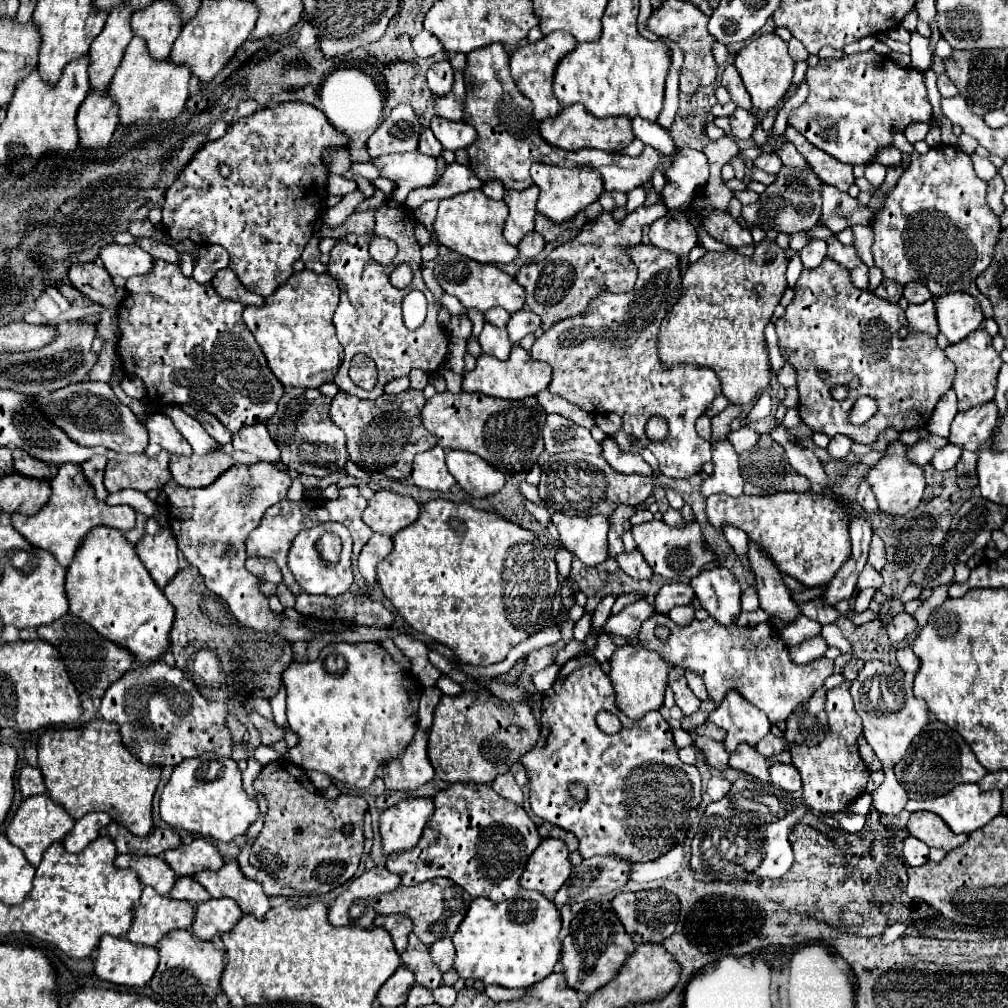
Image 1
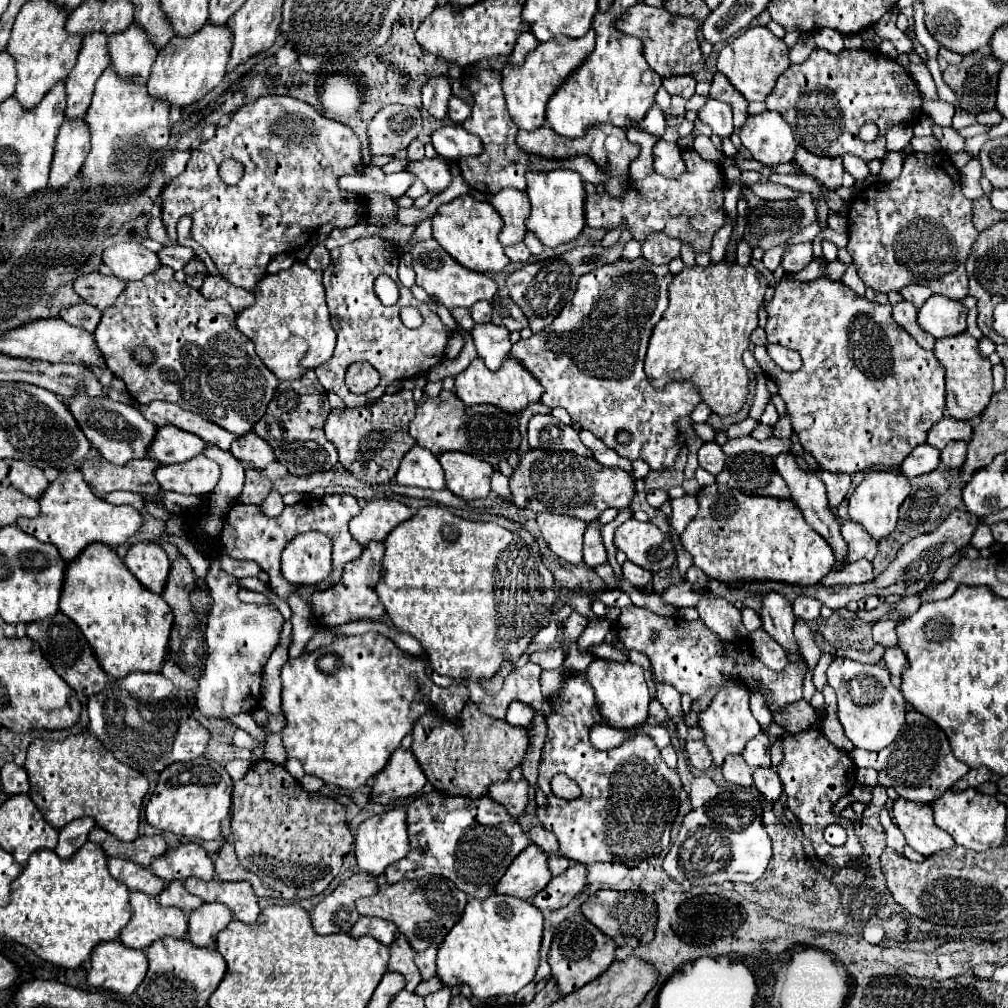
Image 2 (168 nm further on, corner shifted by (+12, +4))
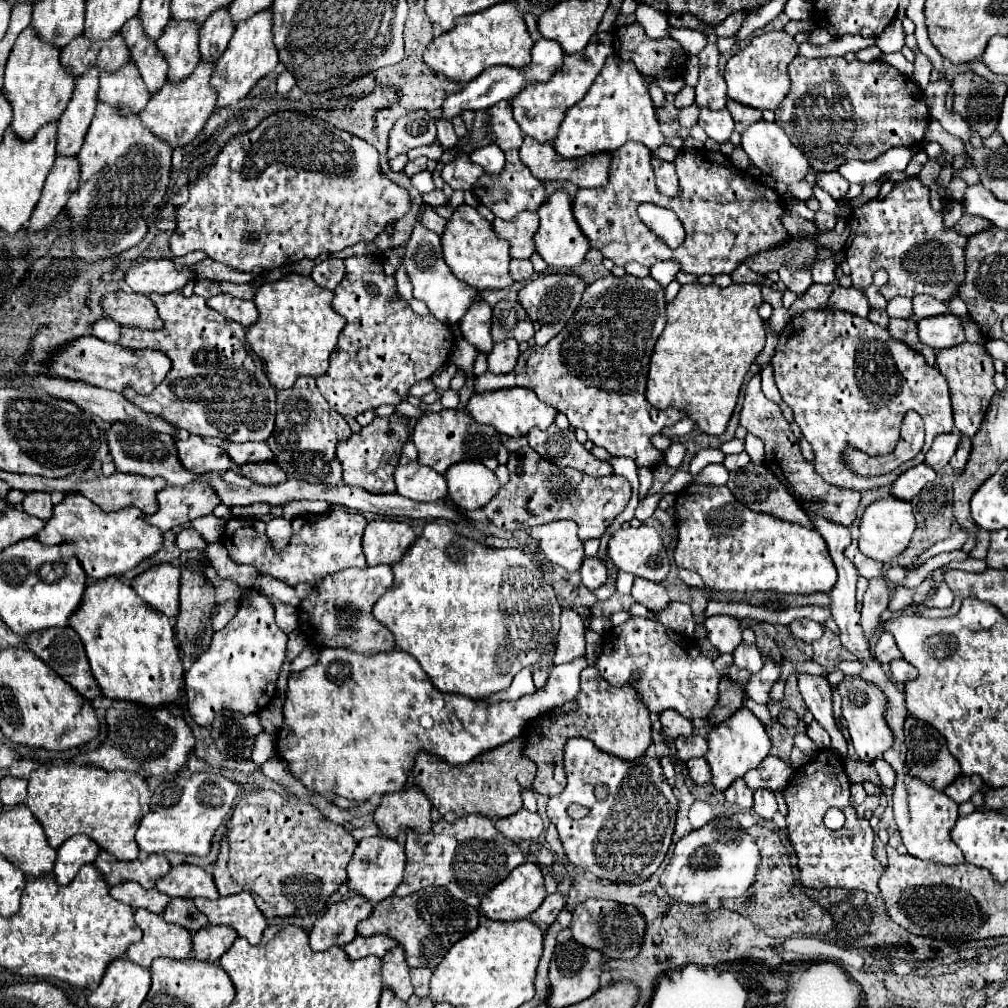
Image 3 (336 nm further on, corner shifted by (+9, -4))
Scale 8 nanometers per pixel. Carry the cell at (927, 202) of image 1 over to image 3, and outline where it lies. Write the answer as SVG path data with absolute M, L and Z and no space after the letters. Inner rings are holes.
M917 177L895 183L883 201L873 199L855 207L847 221L851 233L845 245L845 257L855 289L867 289L873 283L875 271L885 269L889 281L879 289L885 299L927 293L947 303L959 291L965 279L967 237L953 229L945 231L941 213L935 213L929 205L929 189Z

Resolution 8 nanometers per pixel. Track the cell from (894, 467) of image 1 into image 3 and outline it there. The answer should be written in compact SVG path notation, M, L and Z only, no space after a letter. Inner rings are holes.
M885 497L869 505L863 513L861 525L859 525L859 549L863 555L877 559L881 563L889 563L897 555L901 555L915 531L915 517L911 511L911 505L907 501L897 501L895 497Z

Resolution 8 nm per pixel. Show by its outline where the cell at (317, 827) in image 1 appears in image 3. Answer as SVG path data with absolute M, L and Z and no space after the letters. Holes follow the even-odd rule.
M260 790L246 796L237 803L233 817L227 823L225 843L229 853L221 853L215 861L215 885L219 895L235 895L239 891L247 891L253 895L257 907L265 917L307 917L319 913L329 897L345 883L347 879L347 863L353 857L357 841L345 827L327 821L319 809L305 799L290 796L290 801L272 790Z

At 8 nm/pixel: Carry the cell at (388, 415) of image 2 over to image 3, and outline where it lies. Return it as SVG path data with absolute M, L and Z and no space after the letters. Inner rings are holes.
M375 417L375 421L357 435L351 435L351 439L339 443L337 447L337 459L343 467L343 483L351 487L361 487L369 493L393 493L393 471L395 463L399 463L401 447L409 439L409 419L397 419L391 417Z

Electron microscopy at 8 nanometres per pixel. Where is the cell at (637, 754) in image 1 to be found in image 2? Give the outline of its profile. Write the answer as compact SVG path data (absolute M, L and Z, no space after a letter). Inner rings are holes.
M584 671L568 673L562 689L552 699L552 711L546 715L548 733L538 765L538 787L544 791L548 805L536 807L536 817L558 837L560 853L578 863L632 863L660 855L670 843L670 831L678 815L680 775L666 767L652 737L638 733L638 729L634 729L632 739L614 749L594 749L588 733L596 721L604 719L596 711L594 691L584 679ZM556 773L570 775L580 785L582 795L574 801L556 799L550 791L550 779Z

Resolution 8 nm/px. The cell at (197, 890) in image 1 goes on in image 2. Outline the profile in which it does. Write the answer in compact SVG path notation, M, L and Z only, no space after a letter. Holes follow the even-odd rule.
M182 881L168 883L164 887L164 891L158 895L158 901L164 907L178 907L178 909L186 909L186 911L192 911L192 909L202 905L202 899L192 895L192 893L188 893Z

